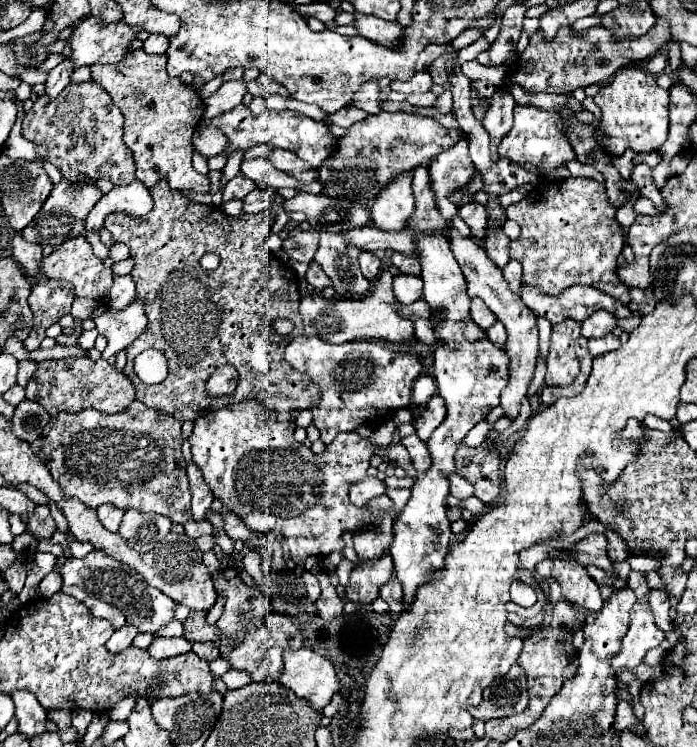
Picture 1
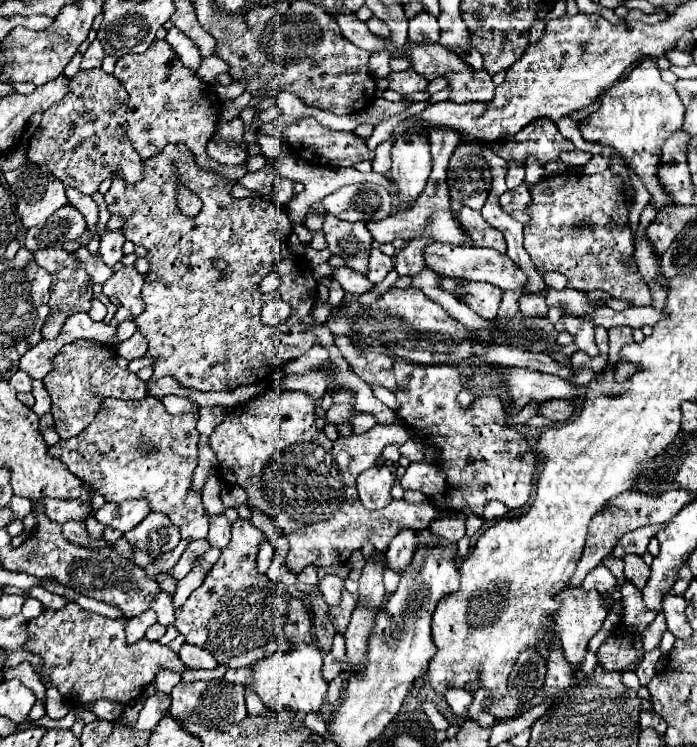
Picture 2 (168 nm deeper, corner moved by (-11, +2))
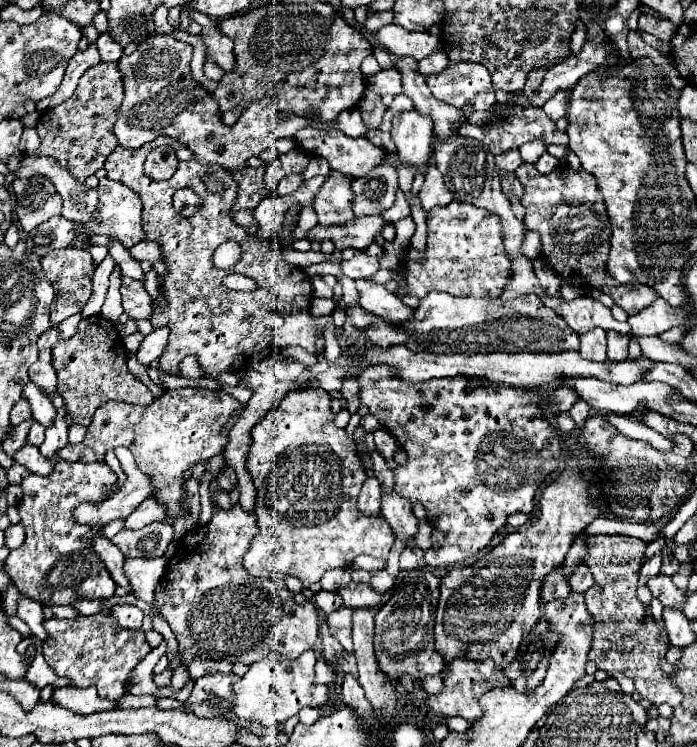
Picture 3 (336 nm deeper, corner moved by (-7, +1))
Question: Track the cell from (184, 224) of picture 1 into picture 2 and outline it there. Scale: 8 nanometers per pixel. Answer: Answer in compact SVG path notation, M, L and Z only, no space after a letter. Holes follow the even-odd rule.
M166 145L164 151L152 159L146 161L146 175L144 181L136 185L124 185L120 177L112 179L112 187L108 189L106 203L112 215L118 215L122 219L122 233L128 241L134 245L144 245L150 263L150 271L146 275L146 285L142 289L142 299L146 303L146 309L134 319L138 329L148 339L148 353L146 357L154 357L152 363L154 375L150 383L158 381L160 377L174 377L182 387L194 389L194 391L230 391L240 385L254 385L258 383L258 373L274 373L276 367L284 367L284 363L304 355L314 343L322 345L324 349L330 349L330 367L332 367L332 381L334 387L348 387L348 393L352 395L352 409L356 413L368 413L378 423L384 425L402 425L400 415L396 415L392 409L388 409L384 403L380 403L374 397L374 391L368 383L360 381L350 369L348 363L340 357L338 351L332 349L332 333L324 327L314 323L312 319L312 307L316 301L316 279L312 277L312 267L306 261L306 257L298 257L288 249L288 237L292 235L292 223L288 215L272 205L272 201L260 201L256 197L250 199L234 199L230 195L230 187L234 181L220 181L214 173L202 171L194 161L192 153L184 149L184 145ZM178 185L186 185L194 195L202 199L202 209L196 217L188 217L178 209ZM222 257L228 261L228 267L224 271L216 271L212 267L212 259ZM268 273L280 273L282 283L274 293L260 293L260 281ZM270 299L284 299L292 305L292 315L282 325L264 325L260 321L260 309ZM298 323L308 323L310 329L300 331Z

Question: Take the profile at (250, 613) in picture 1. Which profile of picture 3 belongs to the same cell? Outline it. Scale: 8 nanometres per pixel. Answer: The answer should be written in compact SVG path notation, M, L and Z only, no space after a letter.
M234 504L230 510L214 506L210 522L194 526L180 540L176 554L168 560L166 570L162 574L162 582L156 586L154 608L176 634L184 666L188 666L196 656L252 664L256 660L262 660L266 654L276 652L282 658L294 660L302 652L314 648L320 630L320 614L314 602L306 600L298 604L294 602L294 594L284 586L278 588L278 584L268 578L252 578L244 570L242 556L256 534L258 534L256 514L242 510L240 504Z

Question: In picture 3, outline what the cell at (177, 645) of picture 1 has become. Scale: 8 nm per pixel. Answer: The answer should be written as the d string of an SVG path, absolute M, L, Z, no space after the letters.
M196 658L190 666L190 676L194 680L198 680L200 676L206 676L206 674L214 674L214 672L230 672L232 670L232 662L214 662L214 660L202 660L202 658Z

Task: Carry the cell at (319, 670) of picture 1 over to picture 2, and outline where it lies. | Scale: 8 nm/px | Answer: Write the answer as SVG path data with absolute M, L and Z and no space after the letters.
M300 643L288 653L274 653L272 657L258 661L252 671L254 683L250 689L256 691L264 705L270 709L294 709L304 713L318 711L328 691L328 681L322 677L322 651L312 643Z

